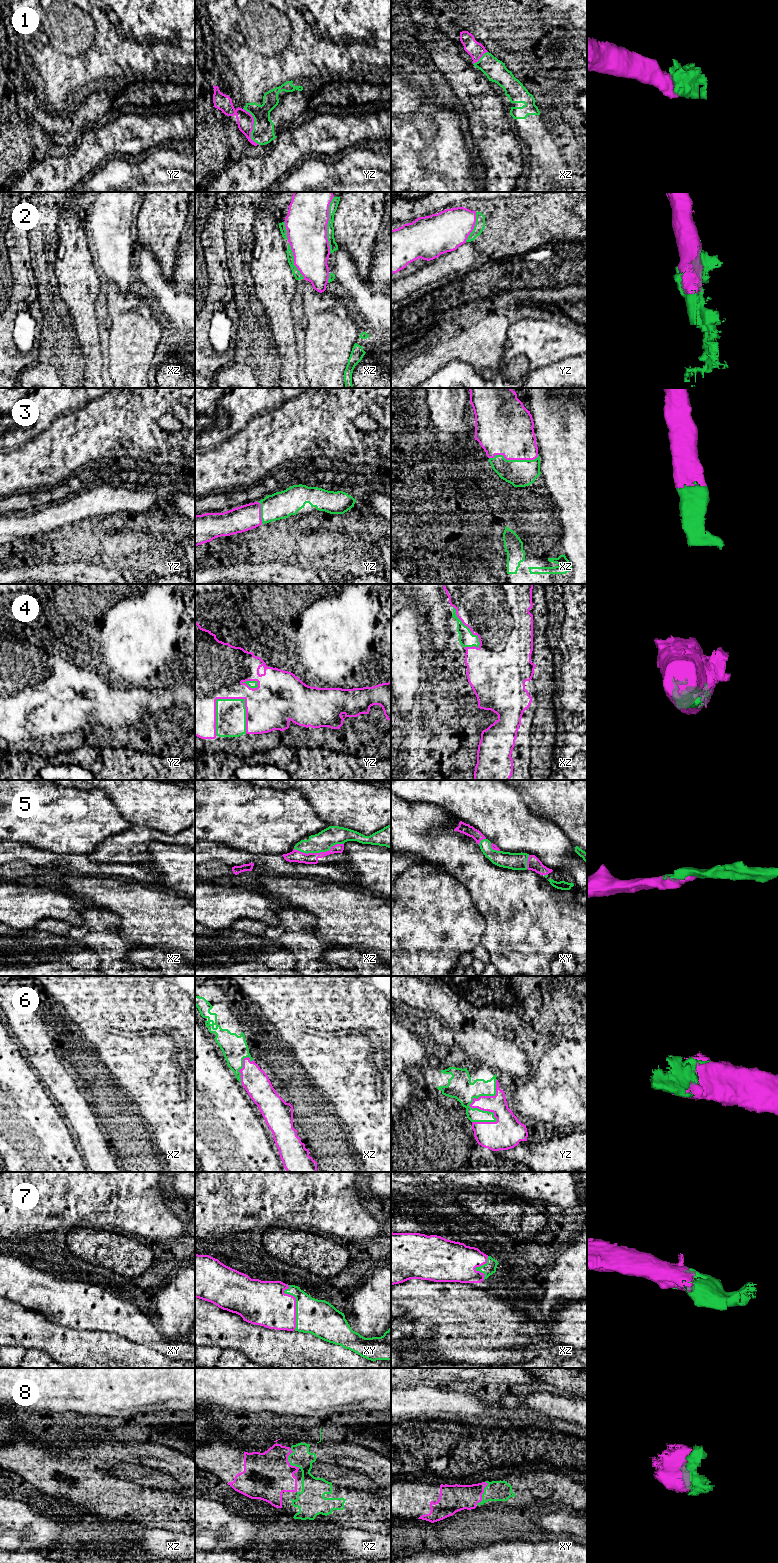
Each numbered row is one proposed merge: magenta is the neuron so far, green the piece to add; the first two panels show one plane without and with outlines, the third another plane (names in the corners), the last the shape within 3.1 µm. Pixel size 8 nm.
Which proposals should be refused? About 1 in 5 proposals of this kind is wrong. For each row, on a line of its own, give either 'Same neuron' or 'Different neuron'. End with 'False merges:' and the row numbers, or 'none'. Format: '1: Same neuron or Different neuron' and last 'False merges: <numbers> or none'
1: Same neuron
2: Same neuron
3: Same neuron
4: Same neuron
5: Same neuron
6: Same neuron
7: Same neuron
8: Same neuron
False merges: none

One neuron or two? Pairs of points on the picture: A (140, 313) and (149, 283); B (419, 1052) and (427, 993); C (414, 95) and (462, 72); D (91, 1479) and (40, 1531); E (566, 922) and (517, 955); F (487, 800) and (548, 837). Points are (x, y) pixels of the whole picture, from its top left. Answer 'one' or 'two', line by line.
A: two
B: two
C: two
D: two
E: one
F: one

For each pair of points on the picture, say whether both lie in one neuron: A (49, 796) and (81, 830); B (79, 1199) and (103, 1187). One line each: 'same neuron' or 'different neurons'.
A: same neuron
B: different neurons

